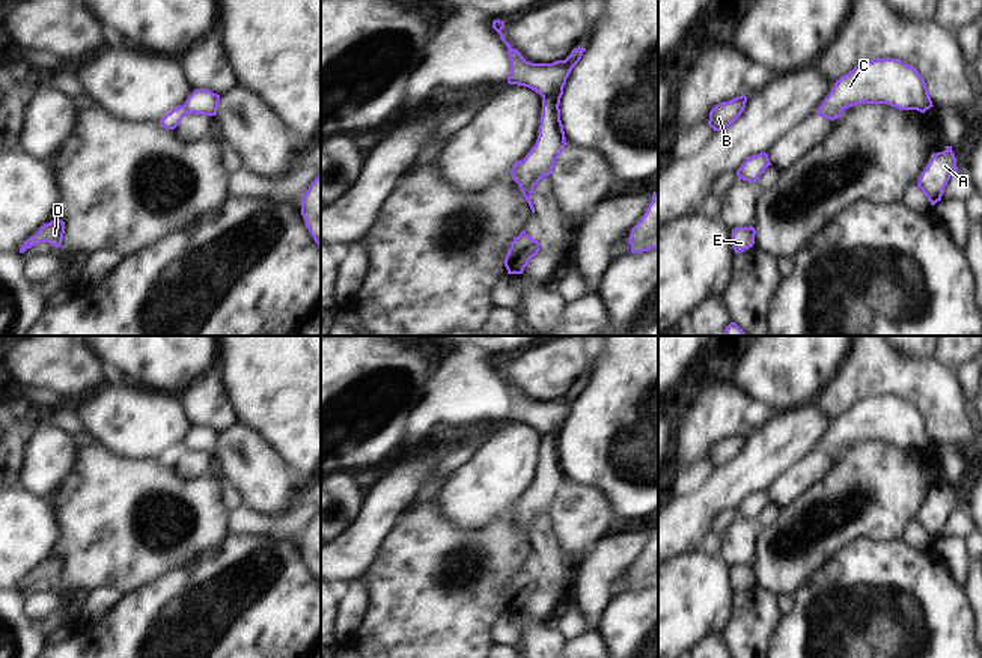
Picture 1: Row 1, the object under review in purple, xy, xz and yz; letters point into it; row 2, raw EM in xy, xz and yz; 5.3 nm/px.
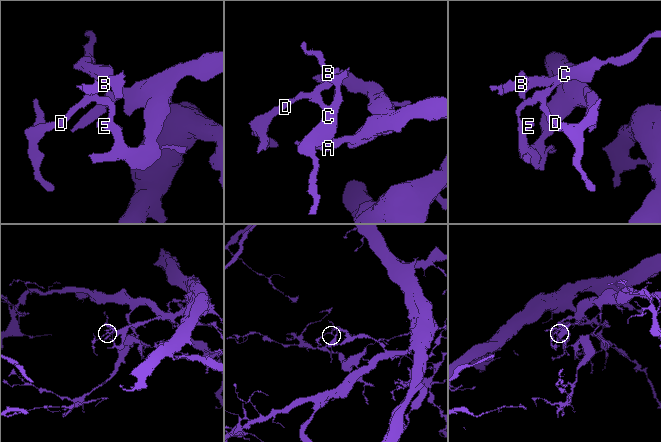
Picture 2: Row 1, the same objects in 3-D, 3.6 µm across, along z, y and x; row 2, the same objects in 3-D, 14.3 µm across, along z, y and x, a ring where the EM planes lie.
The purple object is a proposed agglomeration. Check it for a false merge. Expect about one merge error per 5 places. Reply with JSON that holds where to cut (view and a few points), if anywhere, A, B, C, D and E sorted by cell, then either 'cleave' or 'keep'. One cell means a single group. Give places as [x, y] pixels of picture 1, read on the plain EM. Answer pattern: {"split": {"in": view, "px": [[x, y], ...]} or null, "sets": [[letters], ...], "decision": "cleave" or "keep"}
{"split": {"in": "yz", "px": [[821, 443], [841, 450]]}, "sets": [["A", "D", "E"], ["B", "C"]], "decision": "cleave"}

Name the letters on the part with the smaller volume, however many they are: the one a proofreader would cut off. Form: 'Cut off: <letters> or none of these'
Cut off: B, C

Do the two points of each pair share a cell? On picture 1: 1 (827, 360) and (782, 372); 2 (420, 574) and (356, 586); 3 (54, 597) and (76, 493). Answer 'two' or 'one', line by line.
1: one
2: two
3: two

